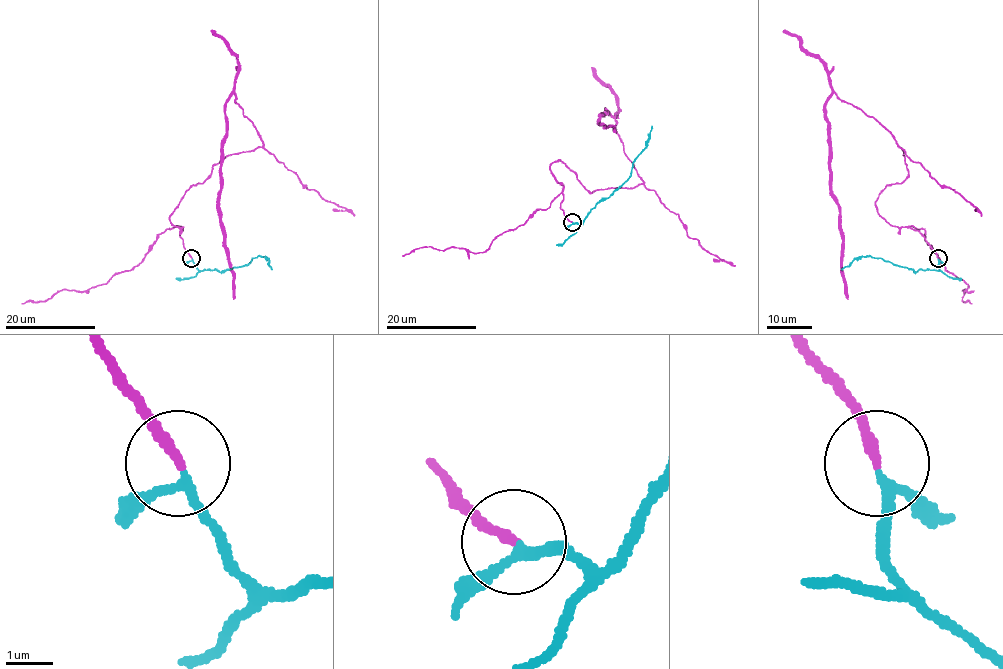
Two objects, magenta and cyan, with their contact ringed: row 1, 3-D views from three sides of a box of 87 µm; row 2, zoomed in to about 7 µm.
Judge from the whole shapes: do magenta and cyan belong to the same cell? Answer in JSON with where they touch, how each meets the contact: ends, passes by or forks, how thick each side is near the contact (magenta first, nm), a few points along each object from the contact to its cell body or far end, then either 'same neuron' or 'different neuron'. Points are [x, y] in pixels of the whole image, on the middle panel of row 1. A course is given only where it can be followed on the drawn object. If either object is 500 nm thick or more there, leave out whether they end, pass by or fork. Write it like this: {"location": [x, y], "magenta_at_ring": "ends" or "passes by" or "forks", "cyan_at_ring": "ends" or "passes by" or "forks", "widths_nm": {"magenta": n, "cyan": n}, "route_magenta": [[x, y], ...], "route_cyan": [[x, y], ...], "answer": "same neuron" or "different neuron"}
{"location": [572, 222], "magenta_at_ring": "ends", "cyan_at_ring": "passes by", "widths_nm": {"magenta": 220, "cyan": 170}, "route_magenta": [[572, 222], [560, 208], [553, 162], [564, 163], [589, 192], [643, 182], [606, 110], [599, 122], [615, 133]], "route_cyan": [[572, 222], [581, 224], [600, 201], [607, 199], [629, 176], [633, 161], [644, 147], [652, 126]], "answer": "different neuron"}

